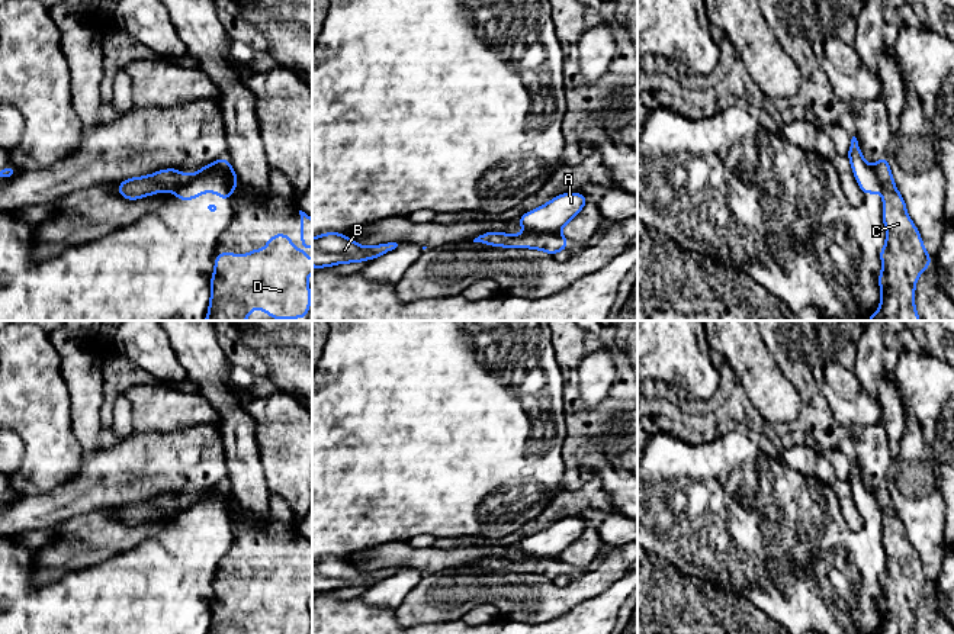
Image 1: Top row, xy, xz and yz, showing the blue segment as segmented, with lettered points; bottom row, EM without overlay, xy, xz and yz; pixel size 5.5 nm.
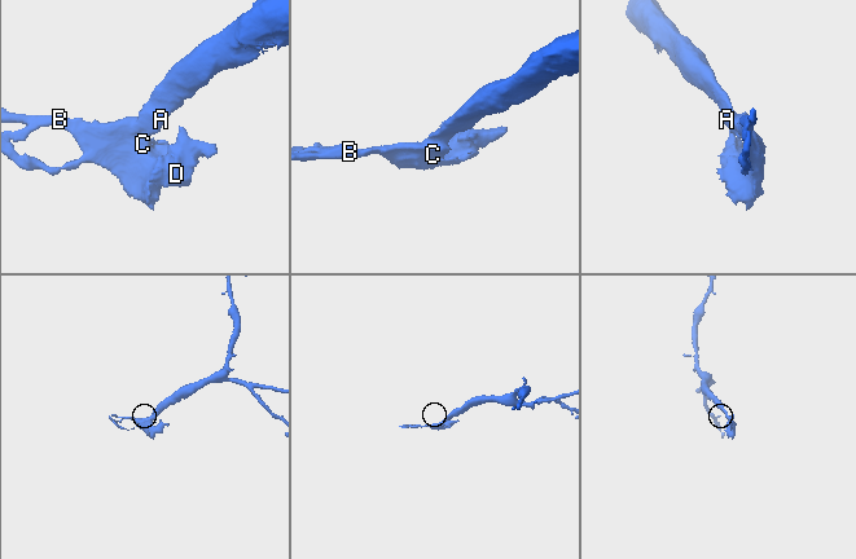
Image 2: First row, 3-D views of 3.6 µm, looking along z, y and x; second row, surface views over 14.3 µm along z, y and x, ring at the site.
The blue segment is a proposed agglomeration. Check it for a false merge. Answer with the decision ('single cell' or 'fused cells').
fused cells

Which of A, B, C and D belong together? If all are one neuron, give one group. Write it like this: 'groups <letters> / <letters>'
groups A / B C D

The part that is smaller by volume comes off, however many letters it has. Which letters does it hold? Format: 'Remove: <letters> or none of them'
Remove: B, C, D

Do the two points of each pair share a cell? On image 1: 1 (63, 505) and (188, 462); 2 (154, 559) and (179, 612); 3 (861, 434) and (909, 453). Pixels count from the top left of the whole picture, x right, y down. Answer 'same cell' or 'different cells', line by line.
1: same cell
2: same cell
3: different cells

